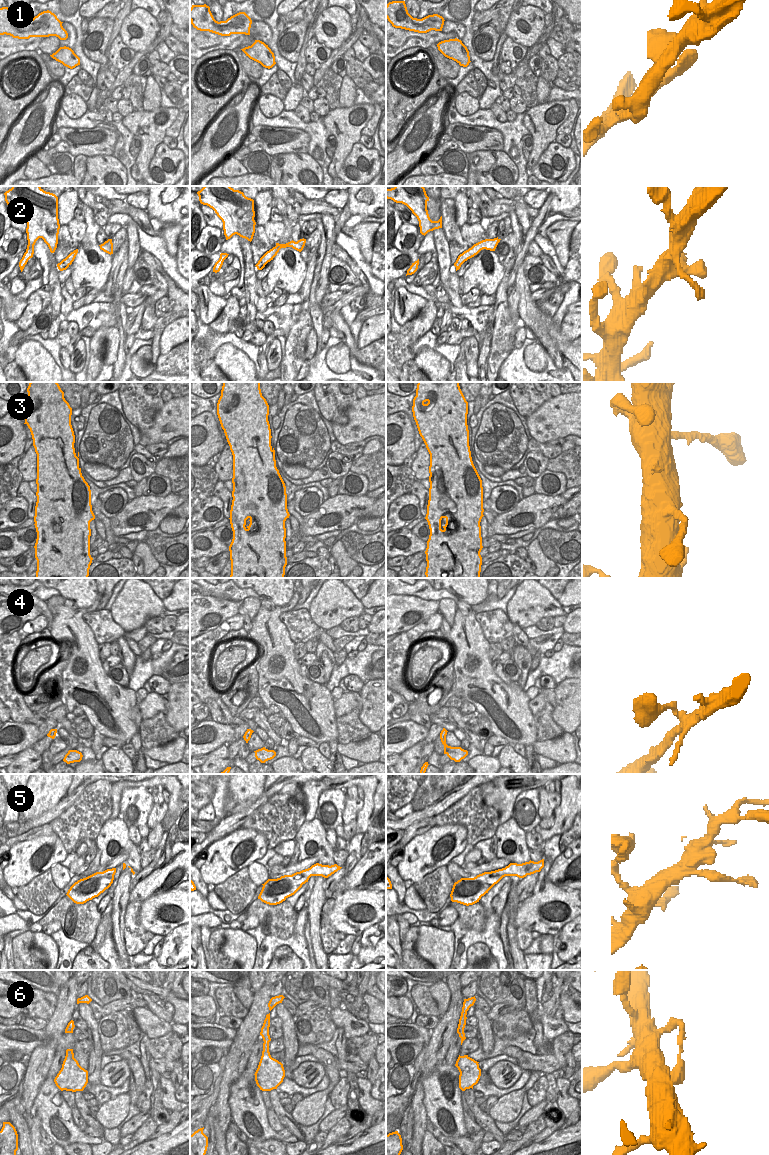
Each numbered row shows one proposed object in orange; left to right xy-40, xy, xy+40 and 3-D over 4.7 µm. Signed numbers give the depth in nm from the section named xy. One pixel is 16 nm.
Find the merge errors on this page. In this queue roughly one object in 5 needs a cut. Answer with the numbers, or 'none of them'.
none of them

